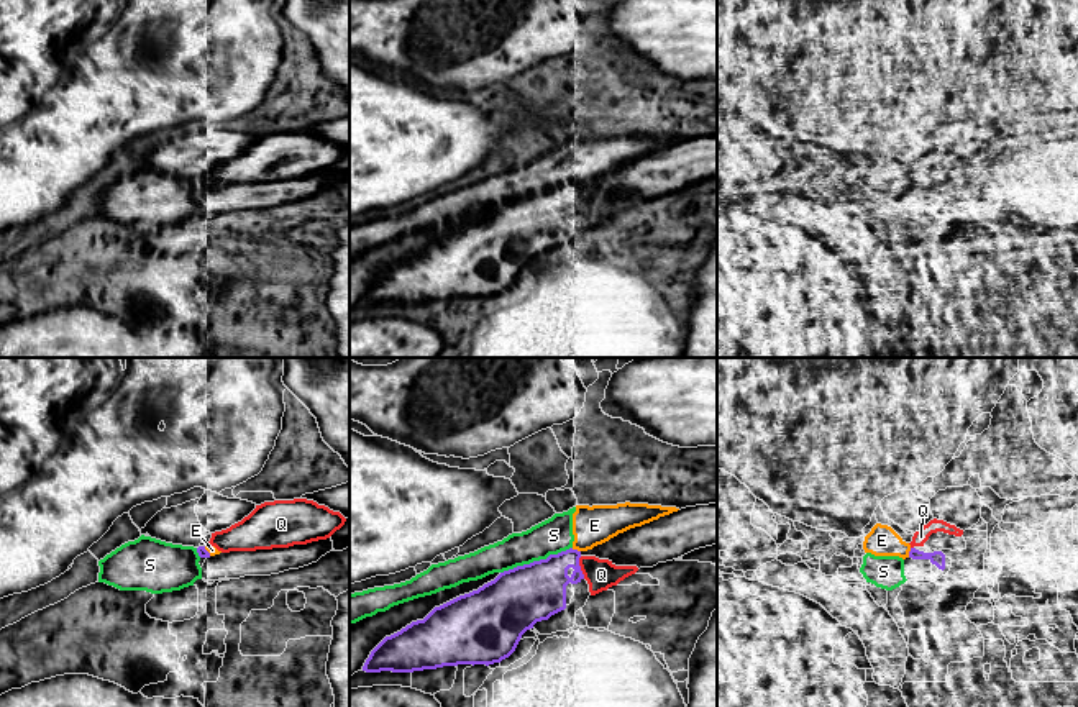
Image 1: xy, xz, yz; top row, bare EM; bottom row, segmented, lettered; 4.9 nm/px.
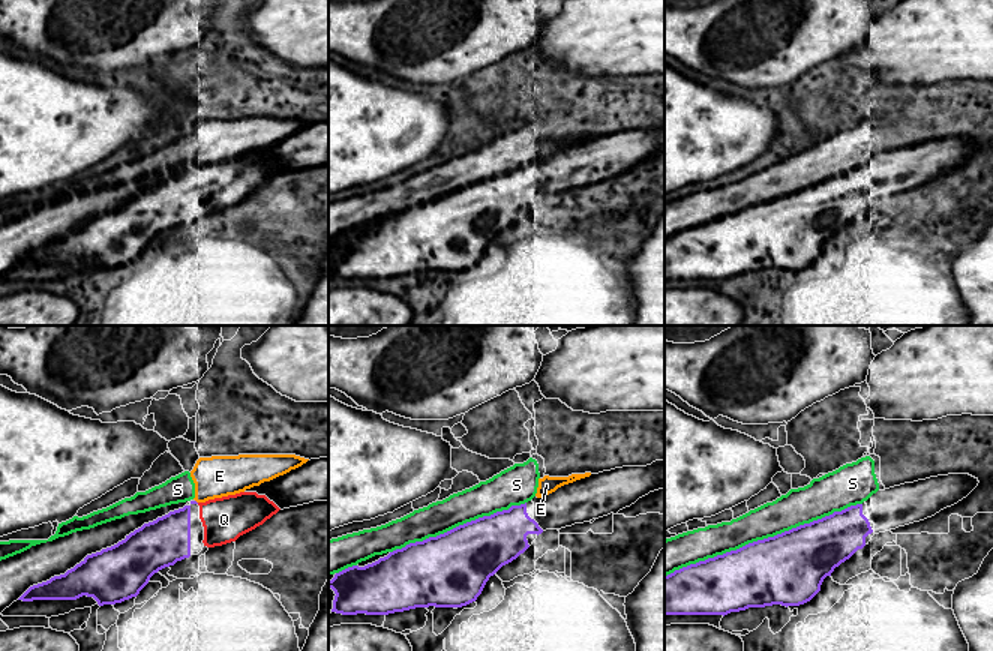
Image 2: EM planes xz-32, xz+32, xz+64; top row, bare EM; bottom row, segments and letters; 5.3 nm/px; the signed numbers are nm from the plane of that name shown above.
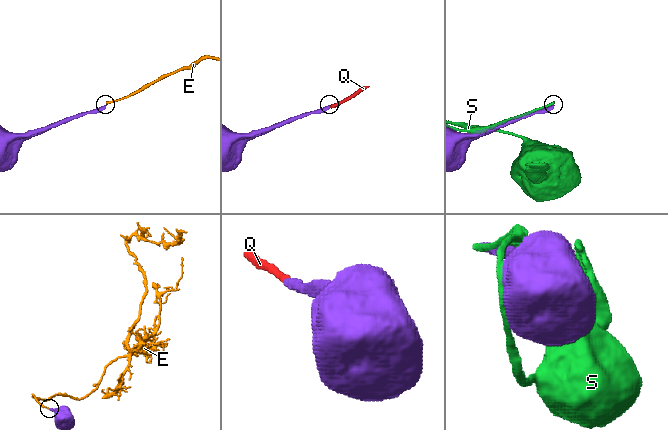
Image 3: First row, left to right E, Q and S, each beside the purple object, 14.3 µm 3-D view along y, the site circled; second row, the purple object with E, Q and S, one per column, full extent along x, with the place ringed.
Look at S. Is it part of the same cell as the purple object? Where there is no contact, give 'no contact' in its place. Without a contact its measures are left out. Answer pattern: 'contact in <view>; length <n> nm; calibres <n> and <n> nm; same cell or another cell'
contact in xz; length 380 nm; calibres 300 and 170 nm; another cell

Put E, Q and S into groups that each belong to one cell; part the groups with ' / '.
E S / Q

